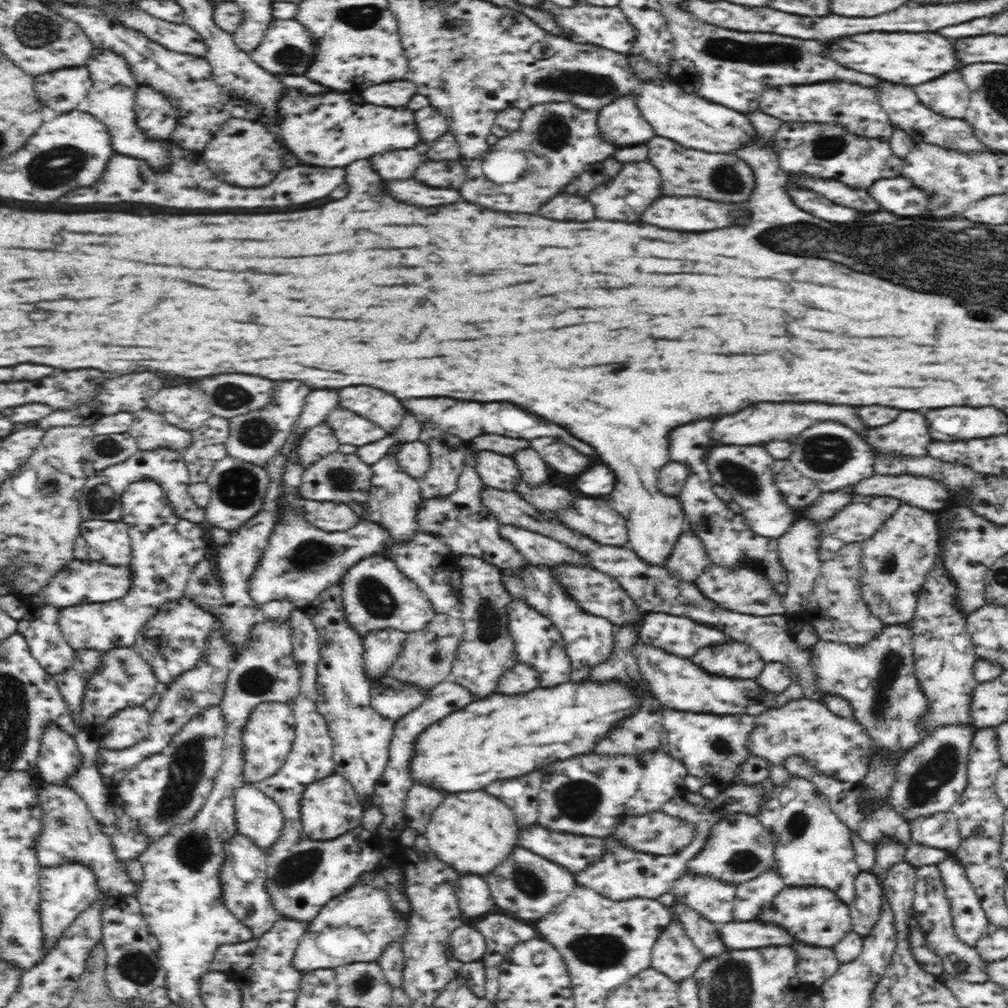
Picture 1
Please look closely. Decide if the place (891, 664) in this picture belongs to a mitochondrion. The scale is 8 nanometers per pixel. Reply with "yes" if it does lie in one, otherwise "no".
yes

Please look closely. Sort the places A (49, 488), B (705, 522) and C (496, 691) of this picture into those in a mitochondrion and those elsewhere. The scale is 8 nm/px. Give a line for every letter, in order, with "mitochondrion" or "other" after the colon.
A: mitochondrion
B: mitochondrion
C: other

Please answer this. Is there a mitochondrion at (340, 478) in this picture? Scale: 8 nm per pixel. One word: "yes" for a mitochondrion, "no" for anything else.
yes

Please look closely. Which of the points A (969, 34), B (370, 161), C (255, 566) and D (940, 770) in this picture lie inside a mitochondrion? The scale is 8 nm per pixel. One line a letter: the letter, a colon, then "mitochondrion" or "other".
A: other
B: other
C: other
D: mitochondrion

